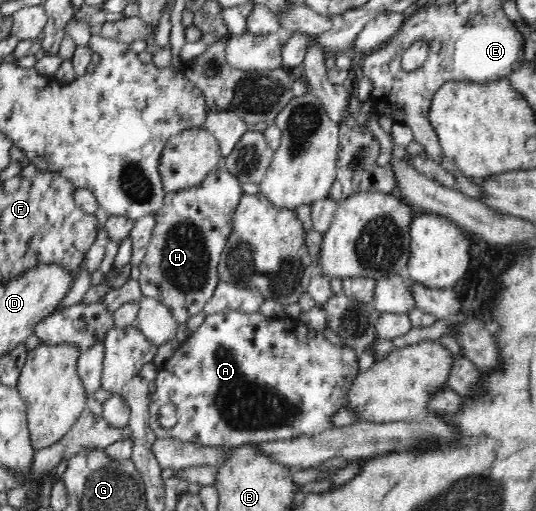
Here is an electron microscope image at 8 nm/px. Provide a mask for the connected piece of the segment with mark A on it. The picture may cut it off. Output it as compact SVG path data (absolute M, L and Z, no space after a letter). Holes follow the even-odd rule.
M226 310L220 313L206 315L203 324L191 332L186 338L181 340L180 345L174 353L159 367L155 381L155 392L150 394L149 404L149 426L158 438L170 439L176 441L191 443L197 446L221 446L221 447L239 447L247 444L257 444L263 442L286 441L287 439L303 437L307 435L320 435L325 430L332 428L331 416L343 408L347 402L347 392L352 386L353 379L358 374L358 356L351 345L341 346L331 343L322 333L314 329L309 329L304 323L298 323L293 328L287 328L285 320L279 320L277 317L264 316L260 311L244 313L243 311ZM165 404L173 404L177 410L177 424L171 428L165 429L159 424L157 414L159 408Z

